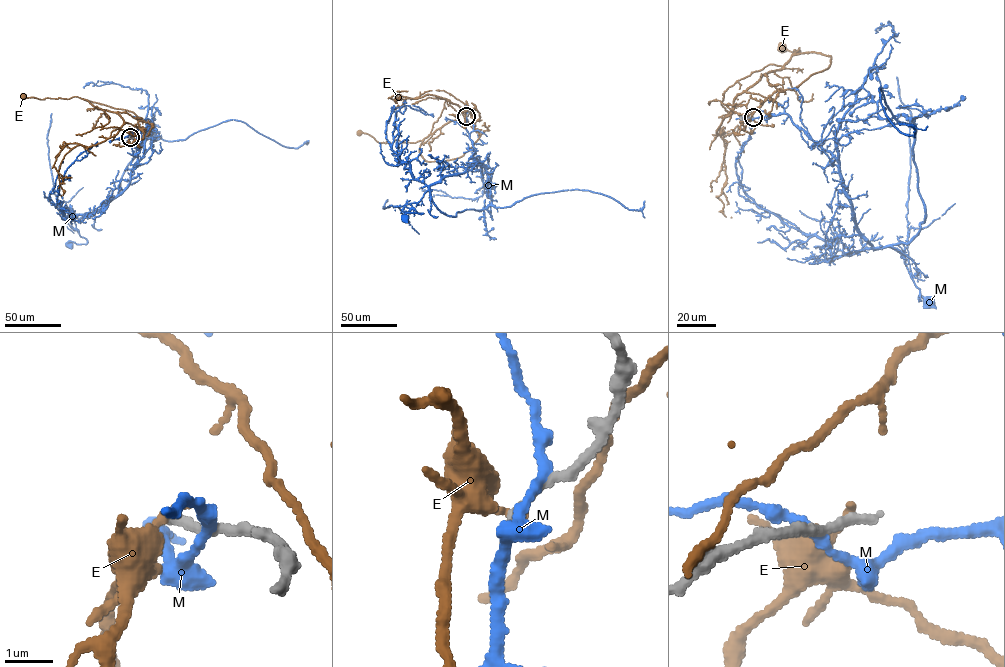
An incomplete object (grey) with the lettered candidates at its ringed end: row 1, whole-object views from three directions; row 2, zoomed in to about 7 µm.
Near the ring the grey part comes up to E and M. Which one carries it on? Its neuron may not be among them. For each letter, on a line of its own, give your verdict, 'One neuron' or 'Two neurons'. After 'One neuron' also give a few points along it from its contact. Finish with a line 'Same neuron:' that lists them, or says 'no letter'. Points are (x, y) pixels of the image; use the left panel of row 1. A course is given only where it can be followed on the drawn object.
E: Two neurons
M: Two neurons
Same neuron: no letter

